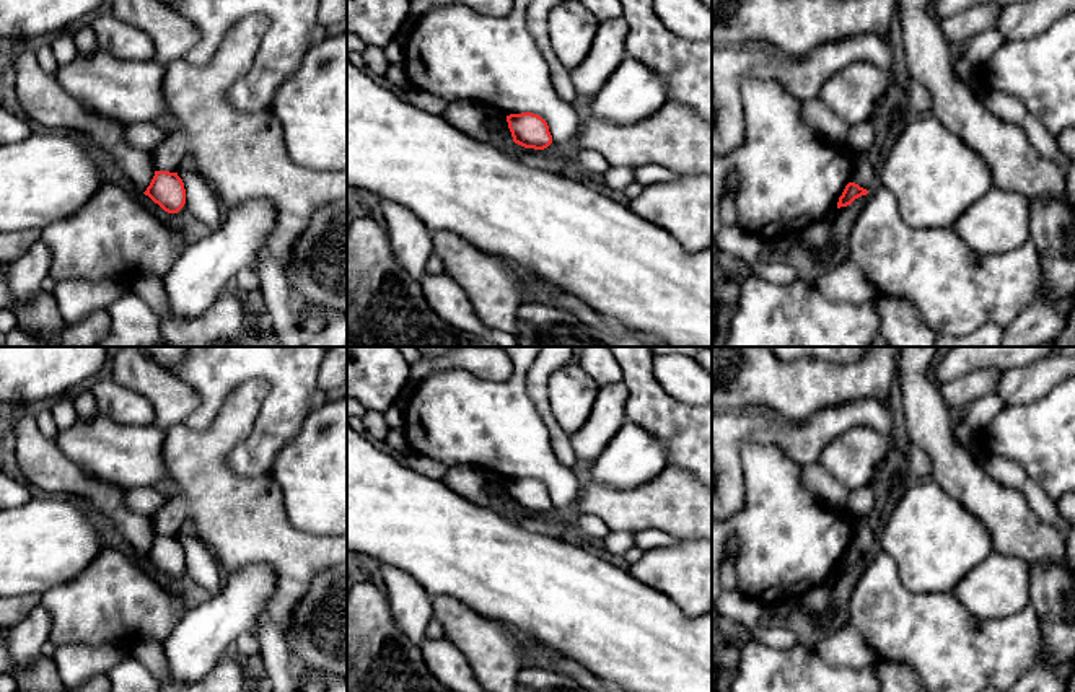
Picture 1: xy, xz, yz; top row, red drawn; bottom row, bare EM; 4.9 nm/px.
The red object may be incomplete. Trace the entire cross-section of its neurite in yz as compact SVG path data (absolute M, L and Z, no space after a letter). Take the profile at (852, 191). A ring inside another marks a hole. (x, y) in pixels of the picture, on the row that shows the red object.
M849 182L839 197L837 208L850 205L855 199L867 195L868 191L855 182Z

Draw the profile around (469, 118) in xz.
M467 99L448 103L443 117L450 125L469 138L494 145L497 150L503 151L516 161L529 164L531 168L562 176L577 176L573 166L567 161L562 161L552 155L539 153L534 148L524 148L513 140L503 142L497 138L490 125L490 117L479 103Z

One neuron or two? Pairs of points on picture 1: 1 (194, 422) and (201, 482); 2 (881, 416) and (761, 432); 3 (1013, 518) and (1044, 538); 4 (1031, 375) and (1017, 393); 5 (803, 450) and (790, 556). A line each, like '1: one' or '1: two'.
1: two
2: one
3: one
4: one
5: two

